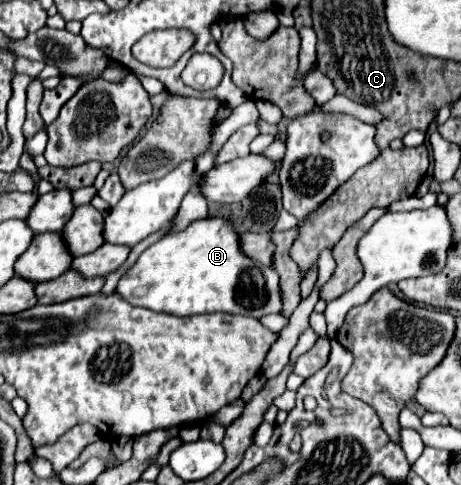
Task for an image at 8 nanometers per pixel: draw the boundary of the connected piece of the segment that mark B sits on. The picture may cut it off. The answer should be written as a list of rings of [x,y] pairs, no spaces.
[[[224,217],[194,221],[184,231],[168,233],[150,245],[120,279],[118,293],[132,305],[180,317],[224,311],[260,319],[270,313],[282,313],[278,273],[272,267],[244,257],[240,235]]]

